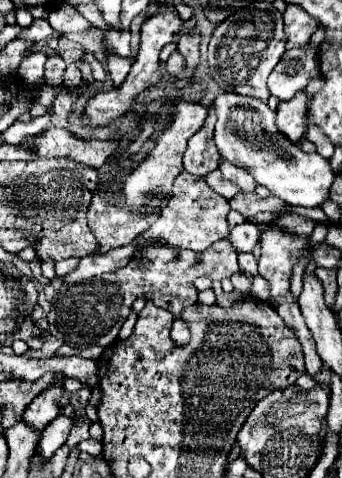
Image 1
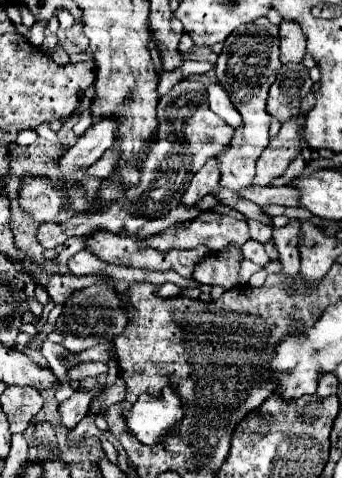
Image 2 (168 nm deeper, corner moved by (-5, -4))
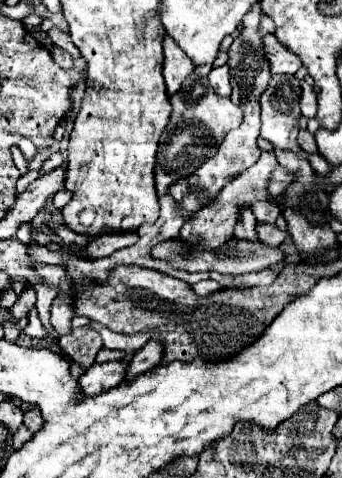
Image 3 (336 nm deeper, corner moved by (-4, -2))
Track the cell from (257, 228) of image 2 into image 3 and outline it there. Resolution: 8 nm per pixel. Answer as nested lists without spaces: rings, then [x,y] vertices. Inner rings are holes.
[[[260,200],[256,204],[252,204],[252,212],[256,216],[256,220],[260,224],[274,224],[276,218],[280,216],[280,208],[276,202],[268,202],[268,200]]]

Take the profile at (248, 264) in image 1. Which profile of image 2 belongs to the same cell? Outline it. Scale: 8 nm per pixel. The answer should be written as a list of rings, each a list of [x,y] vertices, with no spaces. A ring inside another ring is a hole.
[[[249,240],[249,242],[245,242],[241,246],[241,250],[243,250],[243,258],[247,258],[247,260],[259,264],[259,266],[265,266],[269,262],[269,258],[267,258],[267,254],[265,254],[265,250],[263,250],[263,246],[259,242]]]

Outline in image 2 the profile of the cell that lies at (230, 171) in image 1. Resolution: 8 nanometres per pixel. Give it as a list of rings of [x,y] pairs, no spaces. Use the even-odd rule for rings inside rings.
[[[265,16],[237,28],[229,38],[223,42],[223,50],[215,64],[215,74],[223,90],[229,94],[231,102],[243,116],[243,128],[235,130],[233,142],[223,150],[223,162],[219,164],[221,170],[221,186],[239,190],[251,186],[255,178],[255,160],[269,144],[269,112],[265,110],[265,98],[277,70],[281,68],[279,60],[279,46],[277,46],[277,30],[279,26],[271,24]]]

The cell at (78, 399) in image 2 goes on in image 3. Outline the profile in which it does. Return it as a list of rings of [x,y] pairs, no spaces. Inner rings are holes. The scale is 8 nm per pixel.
[[[114,360],[114,362],[94,362],[88,372],[80,378],[80,390],[86,396],[96,396],[108,388],[118,386],[126,376],[128,362],[126,360]]]

